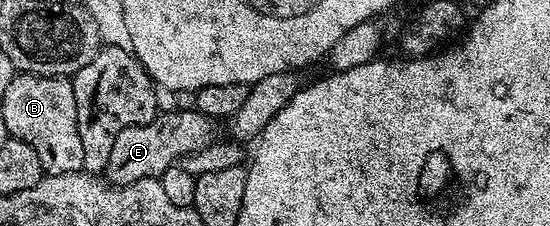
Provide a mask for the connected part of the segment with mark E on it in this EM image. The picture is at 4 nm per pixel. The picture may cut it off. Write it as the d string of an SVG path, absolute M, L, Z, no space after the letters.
M178 107L169 113L157 112L150 123L118 131L118 139L114 139L114 148L110 150L110 163L106 163L104 168L108 184L129 185L141 181L143 177L159 179L168 168L179 163L186 155L202 151L202 147L217 140L216 125L213 118L202 115L194 107Z

